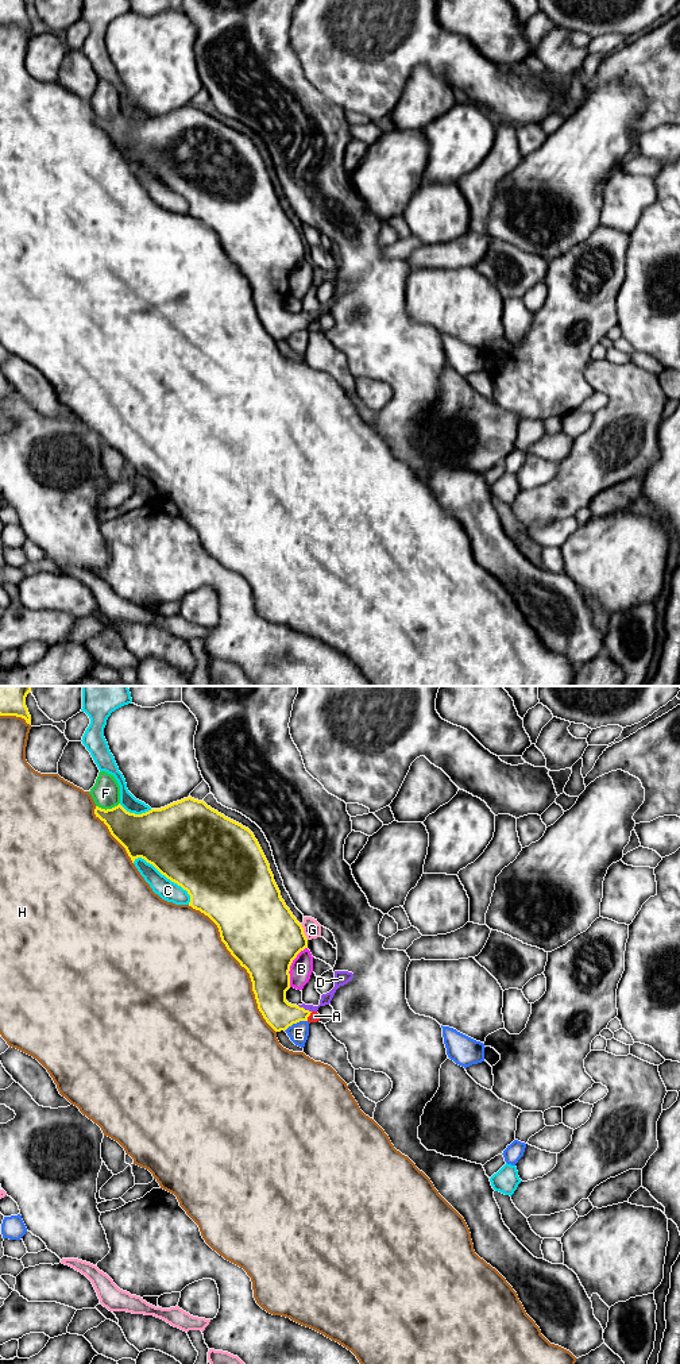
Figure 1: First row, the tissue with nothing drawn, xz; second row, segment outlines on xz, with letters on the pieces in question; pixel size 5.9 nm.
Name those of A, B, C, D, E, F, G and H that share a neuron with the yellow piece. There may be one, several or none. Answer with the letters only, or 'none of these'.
D

